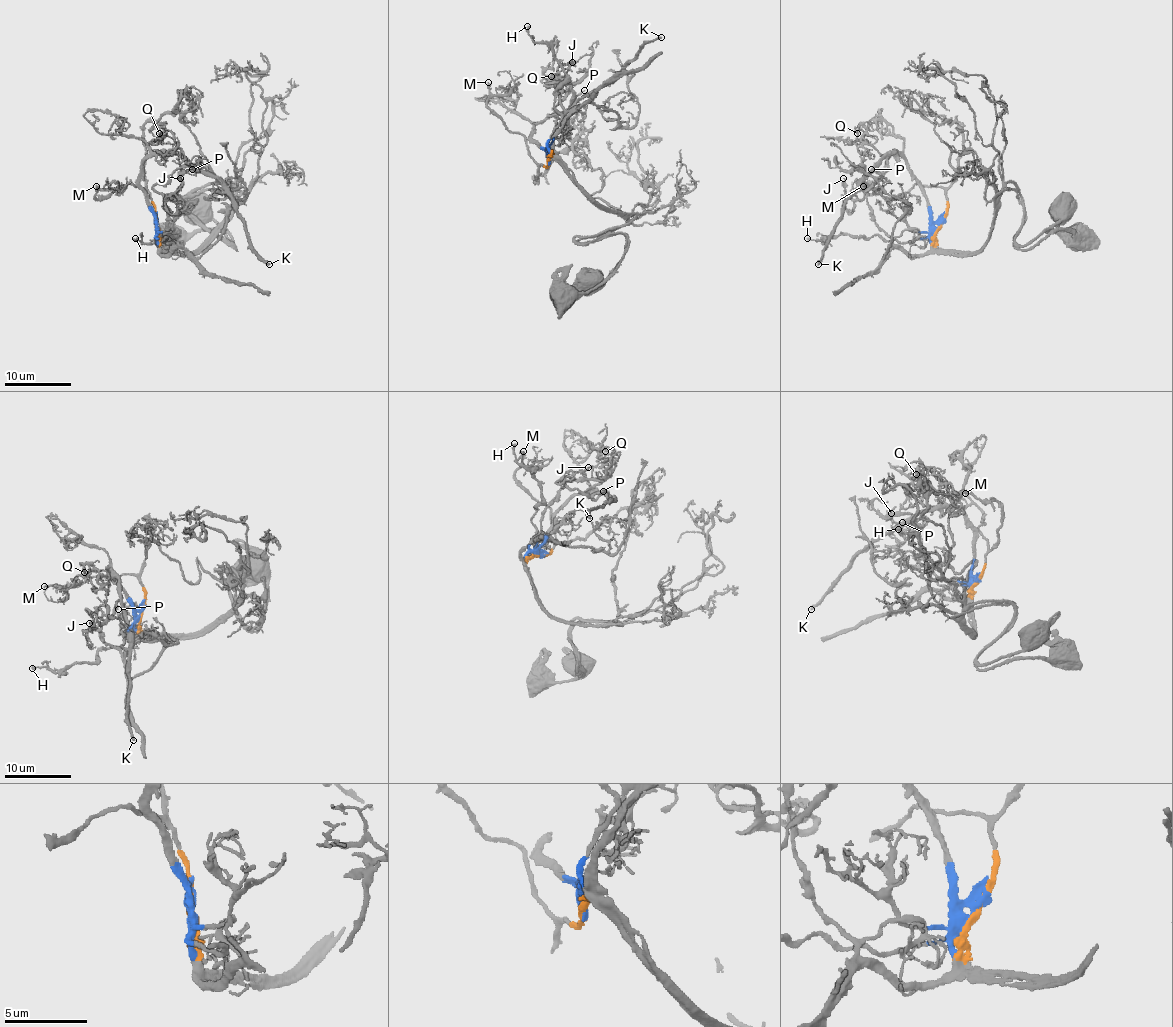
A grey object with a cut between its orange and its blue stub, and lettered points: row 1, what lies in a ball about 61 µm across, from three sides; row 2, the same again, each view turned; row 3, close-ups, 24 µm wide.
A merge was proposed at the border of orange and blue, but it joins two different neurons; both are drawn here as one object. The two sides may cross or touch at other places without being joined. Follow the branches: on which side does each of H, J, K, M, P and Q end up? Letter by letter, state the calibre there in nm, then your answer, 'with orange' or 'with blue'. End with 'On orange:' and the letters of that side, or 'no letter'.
H: 240 nm | with blue
J: 150 nm | with blue
K: 280 nm | with blue
M: 240 nm | with orange
P: 160 nm | with blue
Q: 140 nm | with blue
On orange: M

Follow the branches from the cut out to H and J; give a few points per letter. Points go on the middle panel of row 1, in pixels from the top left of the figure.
H: (548, 159), (552, 130), (562, 120), (553, 101), (555, 91), (565, 72), (553, 52), (534, 40), (527, 25)
J: (548, 159), (547, 151), (532, 138), (532, 128), (572, 106), (573, 90), (558, 68), (572, 62)

